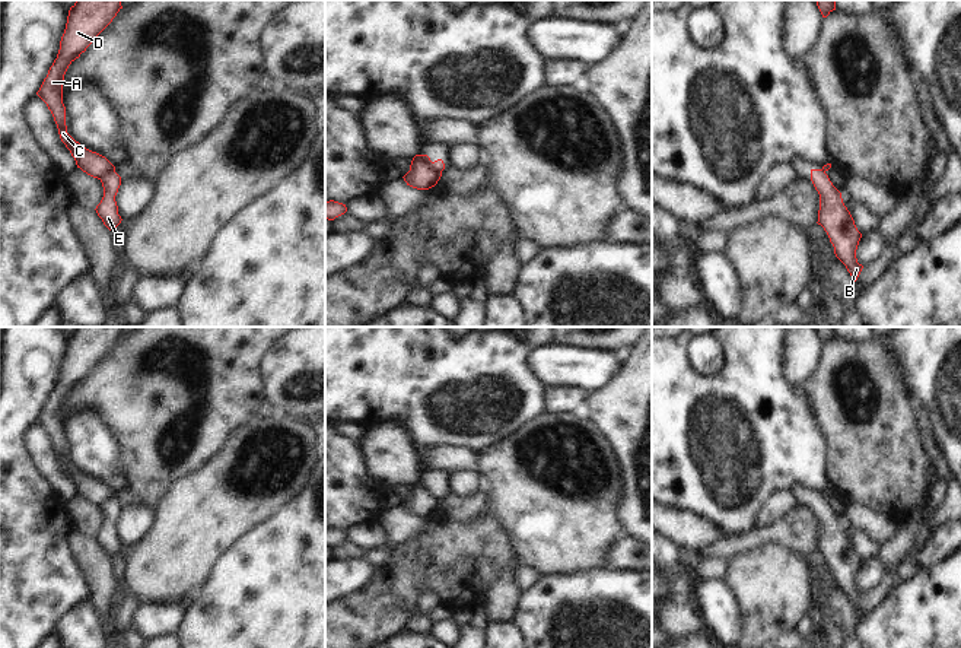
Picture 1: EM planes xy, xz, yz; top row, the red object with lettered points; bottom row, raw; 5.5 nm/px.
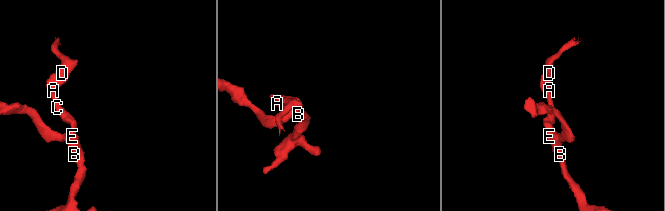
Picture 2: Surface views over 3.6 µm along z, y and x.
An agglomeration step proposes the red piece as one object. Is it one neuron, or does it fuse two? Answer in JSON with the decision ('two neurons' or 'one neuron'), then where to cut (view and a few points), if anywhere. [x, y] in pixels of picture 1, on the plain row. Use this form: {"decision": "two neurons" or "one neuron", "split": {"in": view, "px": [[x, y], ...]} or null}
{"decision": "two neurons", "split": {"in": "xy", "px": [[114, 496], [101, 507]]}}

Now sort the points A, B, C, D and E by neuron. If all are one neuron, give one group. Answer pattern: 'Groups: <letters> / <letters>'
Groups: A C D / B E

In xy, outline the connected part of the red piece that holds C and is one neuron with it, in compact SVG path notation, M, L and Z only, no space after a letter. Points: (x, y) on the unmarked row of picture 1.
M77 327L70 334L57 385L36 419L51 438L60 466L70 477L77 495L98 506L115 498L115 493L105 483L86 476L67 460L63 409L69 393L86 378L122 336L121 328Z

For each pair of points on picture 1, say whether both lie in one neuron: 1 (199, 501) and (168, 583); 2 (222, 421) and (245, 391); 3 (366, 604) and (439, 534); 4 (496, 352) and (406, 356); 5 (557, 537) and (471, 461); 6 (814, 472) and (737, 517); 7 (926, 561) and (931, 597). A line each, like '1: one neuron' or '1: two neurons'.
1: one neuron
2: one neuron
3: one neuron
4: one neuron
5: two neurons
6: one neuron
7: two neurons

